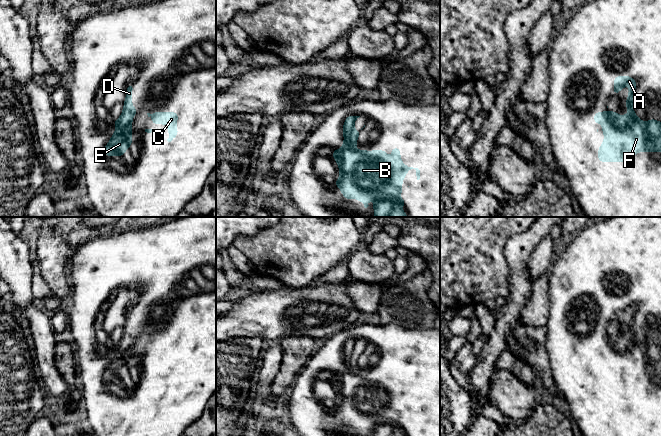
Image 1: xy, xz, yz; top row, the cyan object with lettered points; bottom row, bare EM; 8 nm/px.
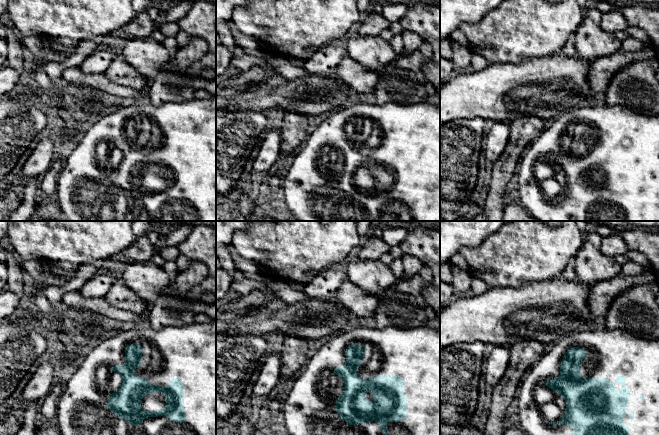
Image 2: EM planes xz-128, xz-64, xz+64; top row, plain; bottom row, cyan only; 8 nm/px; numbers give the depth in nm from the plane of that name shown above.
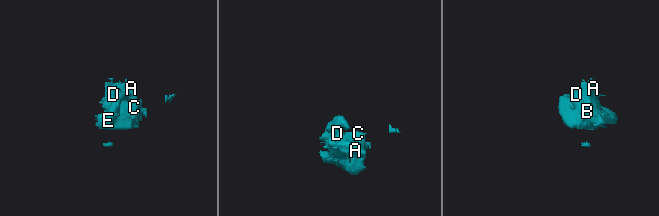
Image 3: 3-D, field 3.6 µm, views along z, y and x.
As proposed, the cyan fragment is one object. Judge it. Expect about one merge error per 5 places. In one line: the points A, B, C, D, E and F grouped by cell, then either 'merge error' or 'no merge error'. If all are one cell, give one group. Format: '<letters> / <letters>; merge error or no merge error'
A B C D E F; no merge error

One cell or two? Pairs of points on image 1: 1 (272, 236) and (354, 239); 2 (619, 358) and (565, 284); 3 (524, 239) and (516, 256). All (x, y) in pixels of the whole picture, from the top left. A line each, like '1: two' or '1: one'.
1: one
2: one
3: one

